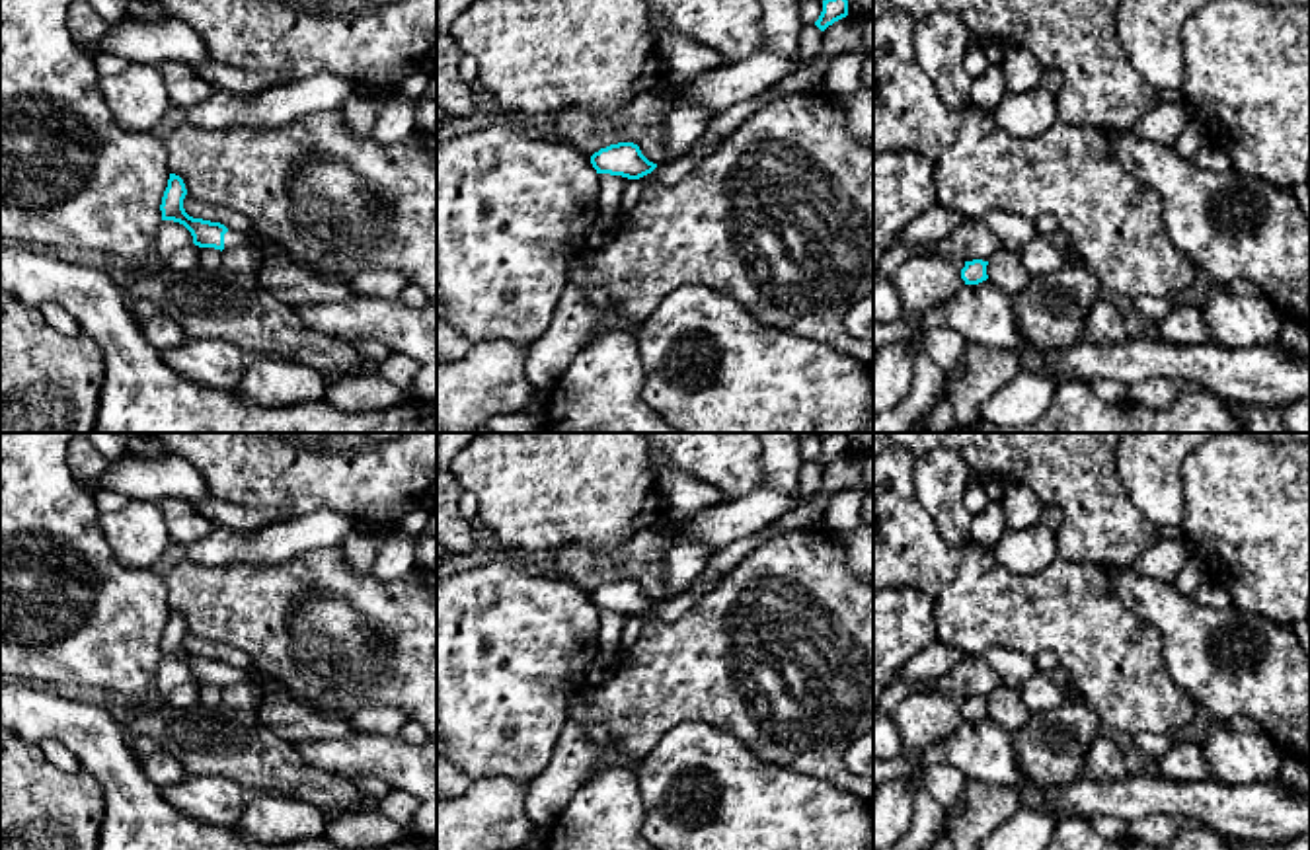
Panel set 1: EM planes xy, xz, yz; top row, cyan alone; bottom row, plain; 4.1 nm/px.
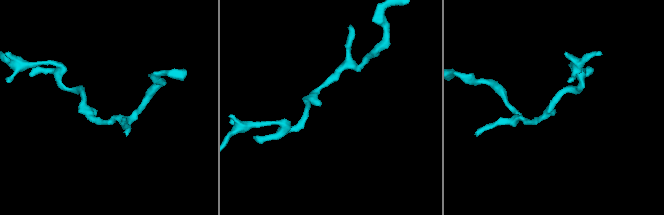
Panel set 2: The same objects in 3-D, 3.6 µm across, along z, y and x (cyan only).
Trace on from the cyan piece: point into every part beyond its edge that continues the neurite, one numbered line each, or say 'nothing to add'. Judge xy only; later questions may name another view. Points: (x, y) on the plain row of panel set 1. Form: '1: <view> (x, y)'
1: xy (231, 675)

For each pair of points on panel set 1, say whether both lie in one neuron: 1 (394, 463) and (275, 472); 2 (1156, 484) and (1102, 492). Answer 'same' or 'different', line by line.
1: same
2: different

